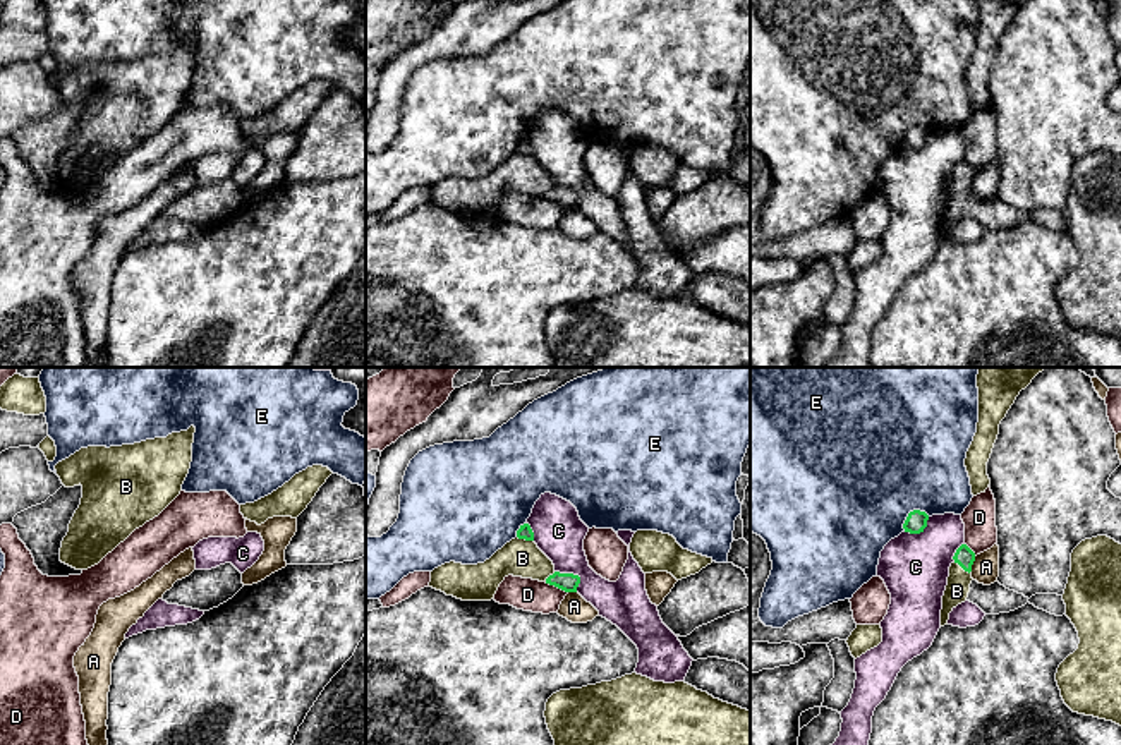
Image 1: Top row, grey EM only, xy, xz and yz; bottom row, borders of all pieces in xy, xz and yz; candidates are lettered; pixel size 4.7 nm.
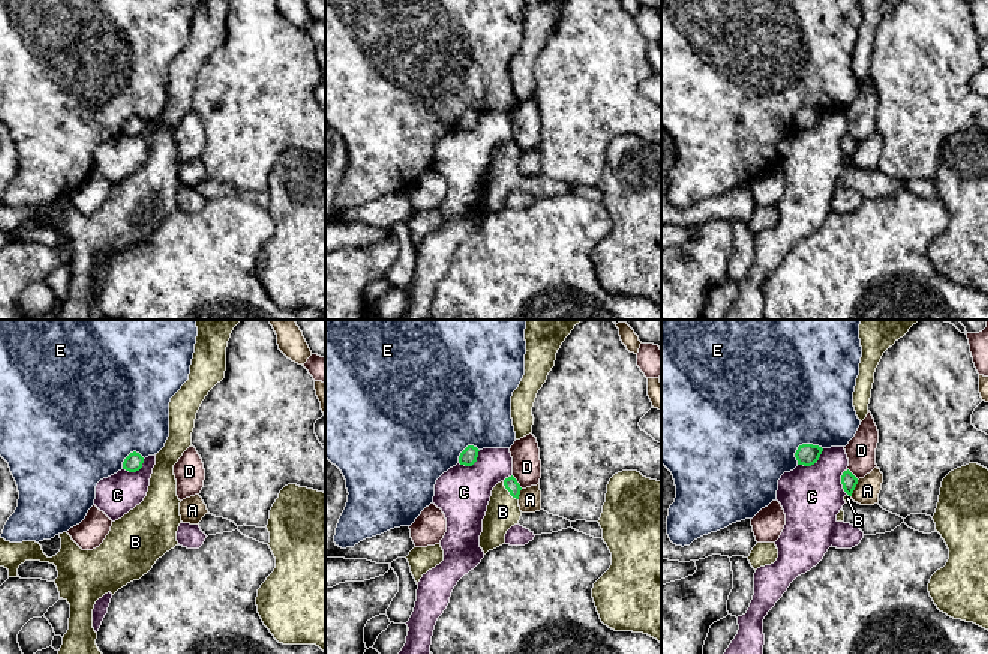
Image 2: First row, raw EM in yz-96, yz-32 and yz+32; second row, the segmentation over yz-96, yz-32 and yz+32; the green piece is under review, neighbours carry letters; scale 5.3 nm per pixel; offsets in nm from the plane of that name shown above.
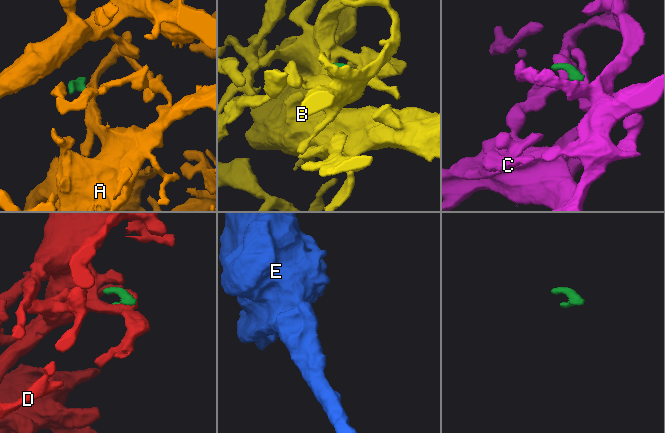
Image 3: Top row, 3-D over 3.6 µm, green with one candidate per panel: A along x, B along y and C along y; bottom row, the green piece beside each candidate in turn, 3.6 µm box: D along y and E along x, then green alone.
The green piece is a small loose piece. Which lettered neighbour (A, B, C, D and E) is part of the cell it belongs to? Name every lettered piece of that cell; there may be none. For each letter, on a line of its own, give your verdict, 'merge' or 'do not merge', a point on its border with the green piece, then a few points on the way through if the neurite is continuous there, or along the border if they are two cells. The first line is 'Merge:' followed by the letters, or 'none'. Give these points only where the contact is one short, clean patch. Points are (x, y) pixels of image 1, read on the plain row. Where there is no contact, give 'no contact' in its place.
Merge: B
A: do not merge; meets green in yz at (972, 179); border along yz (975, 172), (969, 187)
B: merge; meets green in xz at (526, 155)
C: do not merge; meets green in xz at (572, 189)
D: do not merge; meets green in xz at (557, 201)
E: do not merge; meets green in yz at (910, 127)

